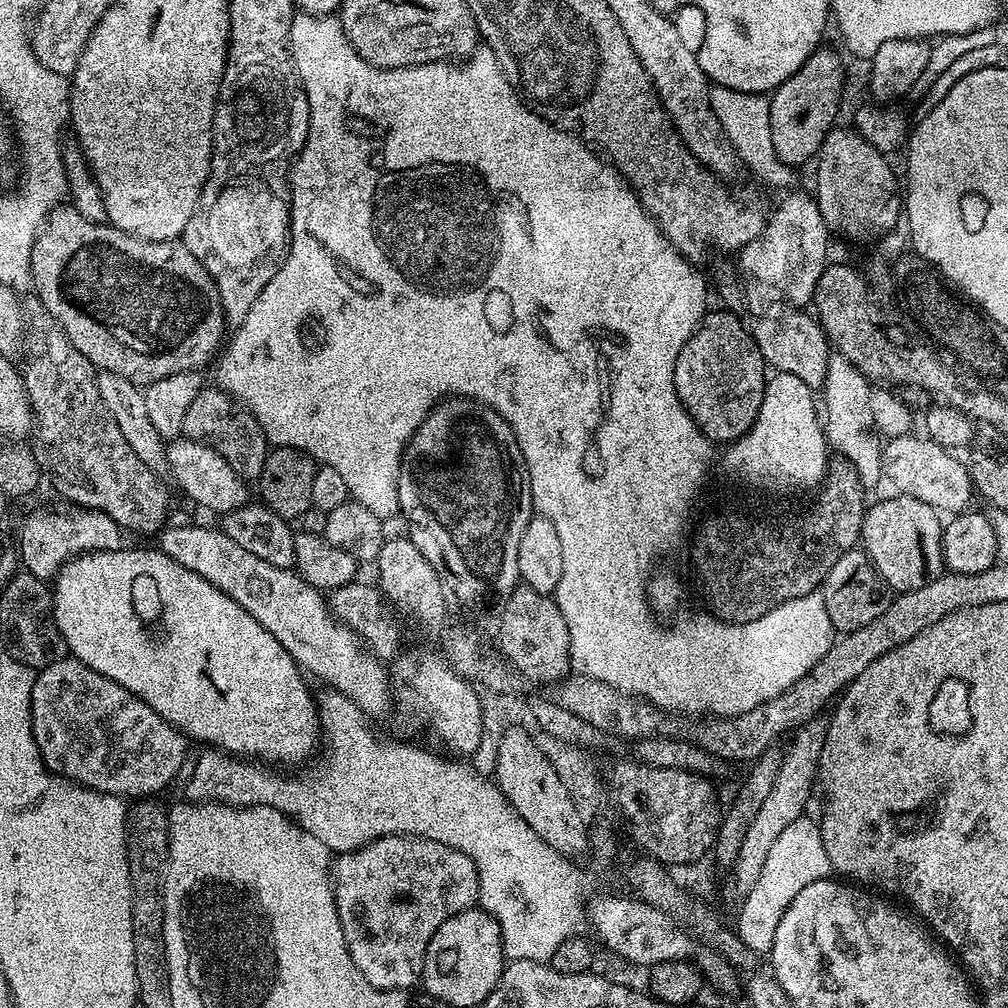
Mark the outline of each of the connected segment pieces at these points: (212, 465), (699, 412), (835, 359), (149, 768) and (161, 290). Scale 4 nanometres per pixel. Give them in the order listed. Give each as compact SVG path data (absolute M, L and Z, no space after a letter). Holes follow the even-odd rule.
M176 438L167 445L168 472L176 479L176 484L193 500L196 504L201 504L204 508L209 508L212 512L223 514L241 508L242 505L249 503L249 485L240 477L210 446L206 446L197 440L187 438Z
M731 310L721 311L709 311L696 333L686 342L686 346L682 346L682 354L678 354L674 366L674 386L692 423L699 426L701 437L709 442L717 440L720 446L724 446L746 434L750 426L754 426L764 397L766 363L745 321Z
M835 354L831 355L829 357L828 364L827 364L827 370L826 370L826 376L824 378L824 385L822 387L822 393L824 393L824 400L823 400L823 396L822 396L822 406L823 406L823 409L824 409L824 406L826 408L826 410L824 409L825 435L829 442L829 445L835 451L837 449L841 453L839 455L845 461L851 462L853 464L853 466L855 467L855 469L857 470L857 472L859 474L859 478L861 479L861 482L865 486L871 486L871 484L874 484L877 481L880 482L883 479L883 468L881 466L881 450L883 448L883 445L882 445L881 435L879 434L879 431L876 427L875 422L873 422L873 411L870 408L870 392L871 391L872 391L872 386L871 386L871 383L869 382L868 378L863 376L863 374L859 370L857 370L855 367L853 367L853 365L851 363L849 363L848 360L842 358L841 356L835 355ZM834 372L840 372L840 374L844 374L844 378L842 378L842 380L836 380L836 378L834 378L834 376L836 376L836 374L834 374Z
M75 658L59 660L36 672L36 681L32 691L32 733L40 756L44 759L44 765L50 771L67 776L69 780L74 781L75 784L81 784L84 788L92 788L96 792L105 792L121 798L129 798L128 796L132 796L131 798L152 798L160 794L156 792L162 791L179 774L180 767L183 766L184 759L188 756L188 744L190 745L189 737L185 736L179 728L173 728L172 724L160 717L145 700L138 698L130 690L118 686L118 682L90 670L90 666L86 666L81 660Z
M57 206L49 212L47 220L44 221L42 234L36 238L36 244L32 248L32 257L30 258L30 270L32 271L34 294L40 299L42 306L50 314L50 318L54 318L54 322L58 322L58 326L62 326L66 338L70 338L73 346L97 370L113 372L130 382L147 386L162 378L170 378L174 374L203 369L203 364L210 363L209 365L211 365L217 359L218 353L225 343L226 321L222 310L222 298L218 298L218 286L214 286L211 274L205 270L202 262L198 262L198 258L194 258L194 254L190 254L190 250L186 250L186 246L179 239L163 240L162 242L140 240L136 236L113 228L109 223L86 222L86 218L82 218L82 214L78 214L76 208Z

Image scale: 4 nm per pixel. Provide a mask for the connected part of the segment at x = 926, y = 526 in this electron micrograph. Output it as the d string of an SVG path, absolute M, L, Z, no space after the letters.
M892 494L889 500L880 500L865 511L862 547L893 593L909 592L938 579L945 571L943 541L941 513L918 498Z

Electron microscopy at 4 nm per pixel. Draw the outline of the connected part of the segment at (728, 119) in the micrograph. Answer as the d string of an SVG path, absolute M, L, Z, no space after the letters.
M717 87L714 92L714 107L720 117L724 133L736 151L742 154L743 163L764 184L788 190L796 180L793 165L784 164L774 150L774 138L770 138L769 97L758 92L739 92L729 88Z

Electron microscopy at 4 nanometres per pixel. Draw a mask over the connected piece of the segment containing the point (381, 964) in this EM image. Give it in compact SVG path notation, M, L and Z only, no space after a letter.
M381 836L358 850L341 852L335 857L330 875L350 958L354 958L354 966L358 966L362 978L366 978L370 986L387 992L412 990L415 984L417 987L424 974L430 938L434 938L438 926L442 926L446 918L473 907L480 899L478 870L474 862L456 848L421 836Z

